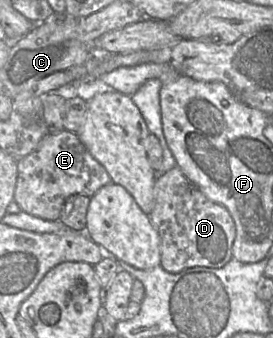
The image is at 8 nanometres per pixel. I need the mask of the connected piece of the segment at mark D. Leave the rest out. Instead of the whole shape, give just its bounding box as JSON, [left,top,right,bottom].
[149,166,236,274]

